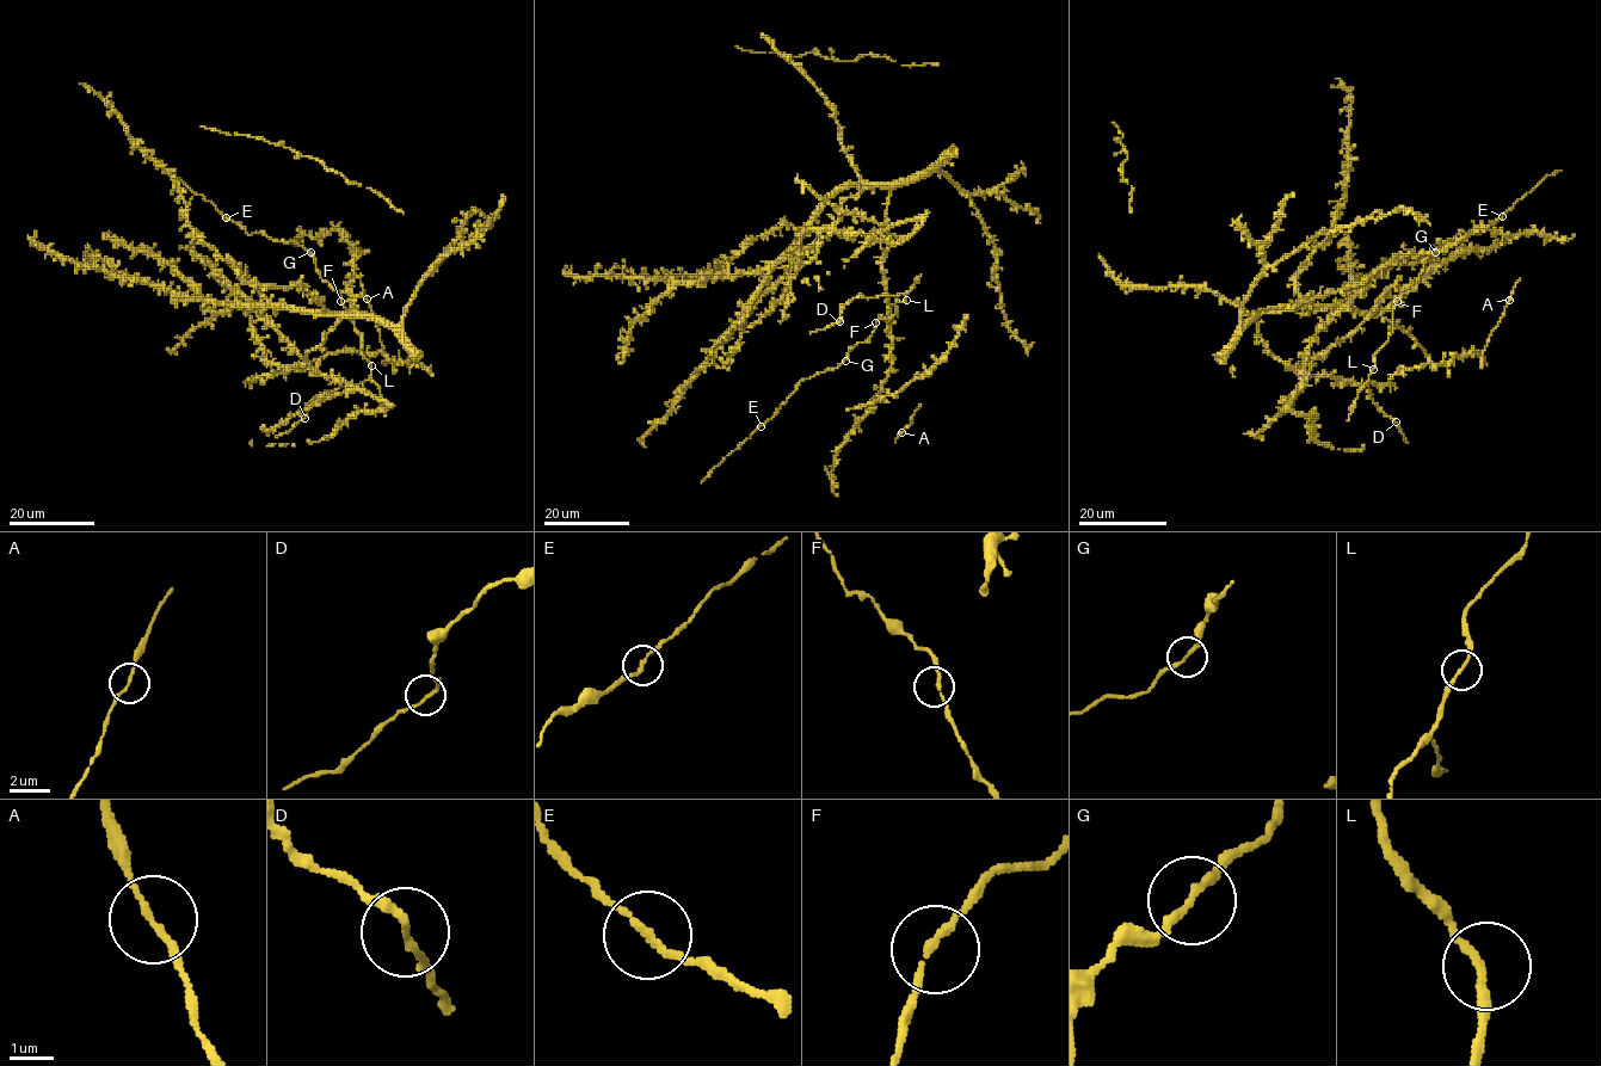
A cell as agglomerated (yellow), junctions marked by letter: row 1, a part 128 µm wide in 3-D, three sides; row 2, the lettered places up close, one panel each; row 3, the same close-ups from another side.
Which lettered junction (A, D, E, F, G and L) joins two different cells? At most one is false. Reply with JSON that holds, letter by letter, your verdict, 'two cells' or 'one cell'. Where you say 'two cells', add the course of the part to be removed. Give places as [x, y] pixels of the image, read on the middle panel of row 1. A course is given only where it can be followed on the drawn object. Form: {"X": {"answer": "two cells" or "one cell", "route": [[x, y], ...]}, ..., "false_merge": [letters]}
{"A": {"answer": "one cell"}, "D": {"answer": "one cell"}, "E": {"answer": "one cell"}, "F": {"answer": "one cell"}, "G": {"answer": "one cell"}, "L": {"answer": "one cell"}, "false_merge": []}

